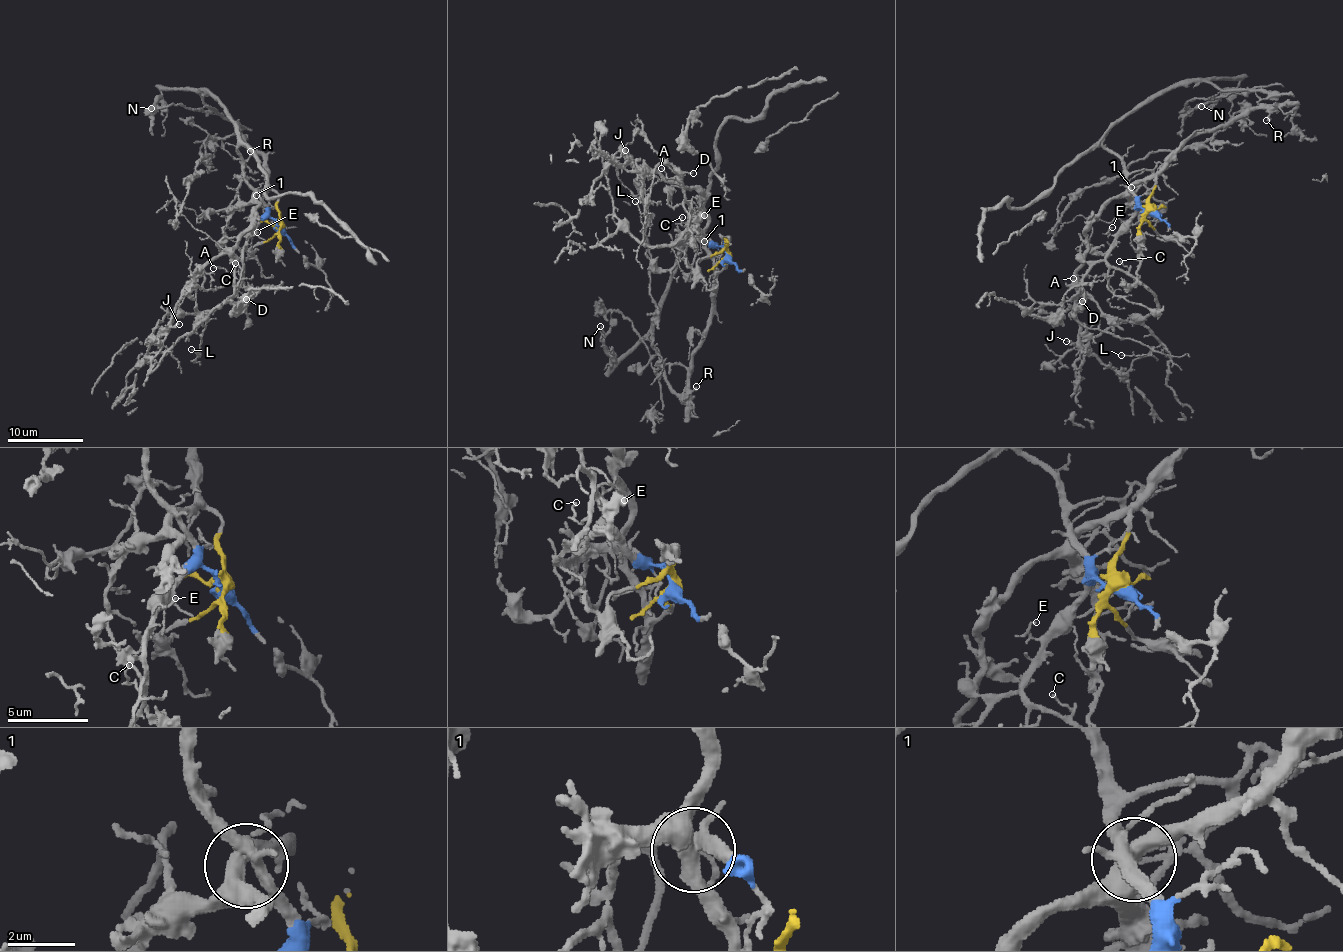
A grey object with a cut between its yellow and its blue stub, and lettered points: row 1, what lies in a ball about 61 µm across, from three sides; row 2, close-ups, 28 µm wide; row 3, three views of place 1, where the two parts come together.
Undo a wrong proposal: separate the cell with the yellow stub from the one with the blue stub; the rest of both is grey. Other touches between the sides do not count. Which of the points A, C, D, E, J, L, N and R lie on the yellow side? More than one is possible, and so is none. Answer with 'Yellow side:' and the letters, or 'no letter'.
Yellow side: J, R

